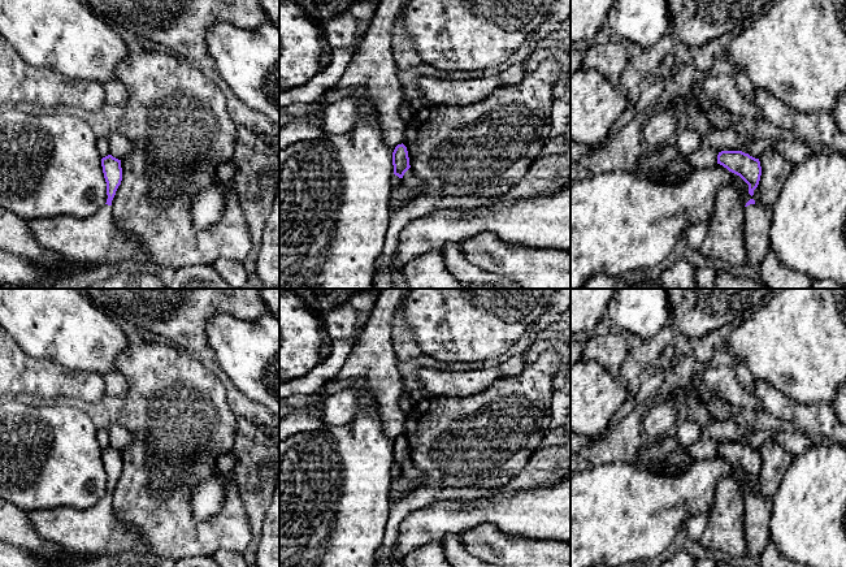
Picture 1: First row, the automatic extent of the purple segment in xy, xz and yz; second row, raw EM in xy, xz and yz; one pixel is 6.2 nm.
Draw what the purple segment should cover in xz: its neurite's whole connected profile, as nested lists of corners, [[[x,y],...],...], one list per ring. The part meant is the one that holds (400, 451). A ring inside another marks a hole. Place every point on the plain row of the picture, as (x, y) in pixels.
[[[398,436],[392,443],[394,466],[403,469],[404,464],[411,459],[407,438]]]

